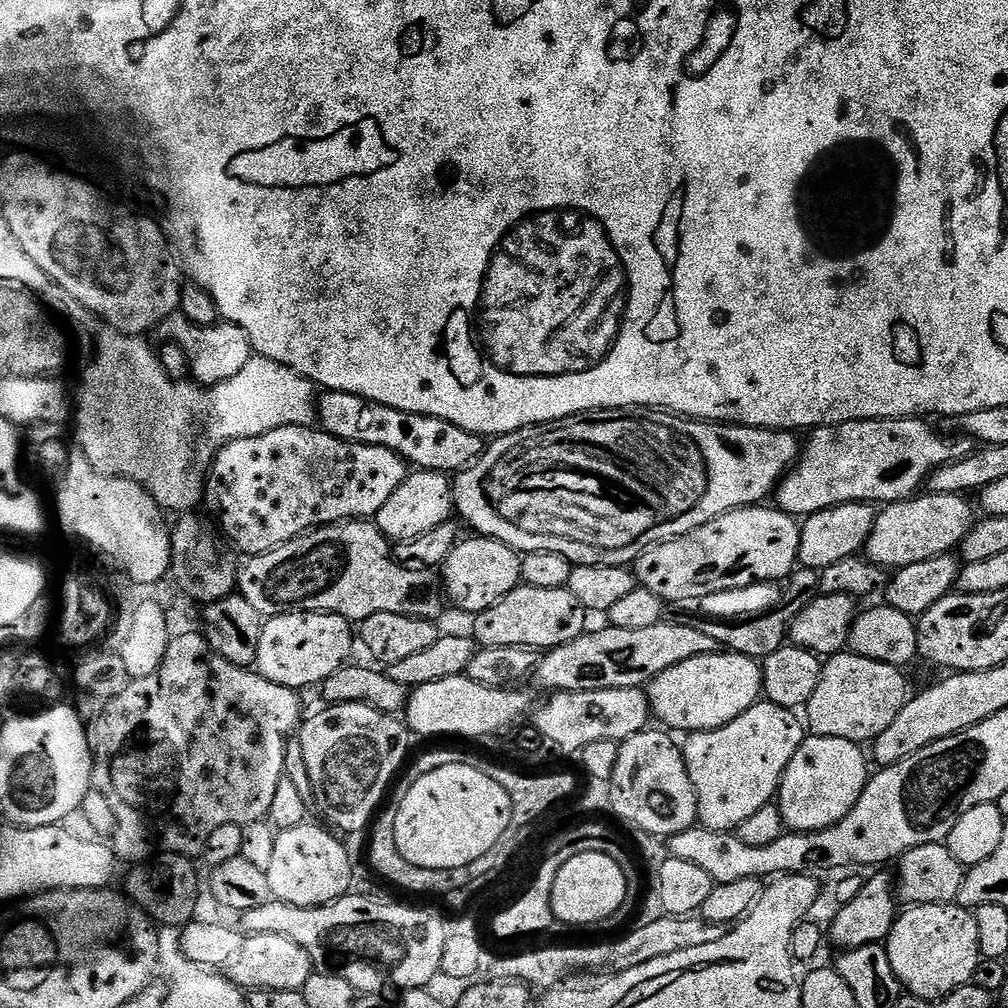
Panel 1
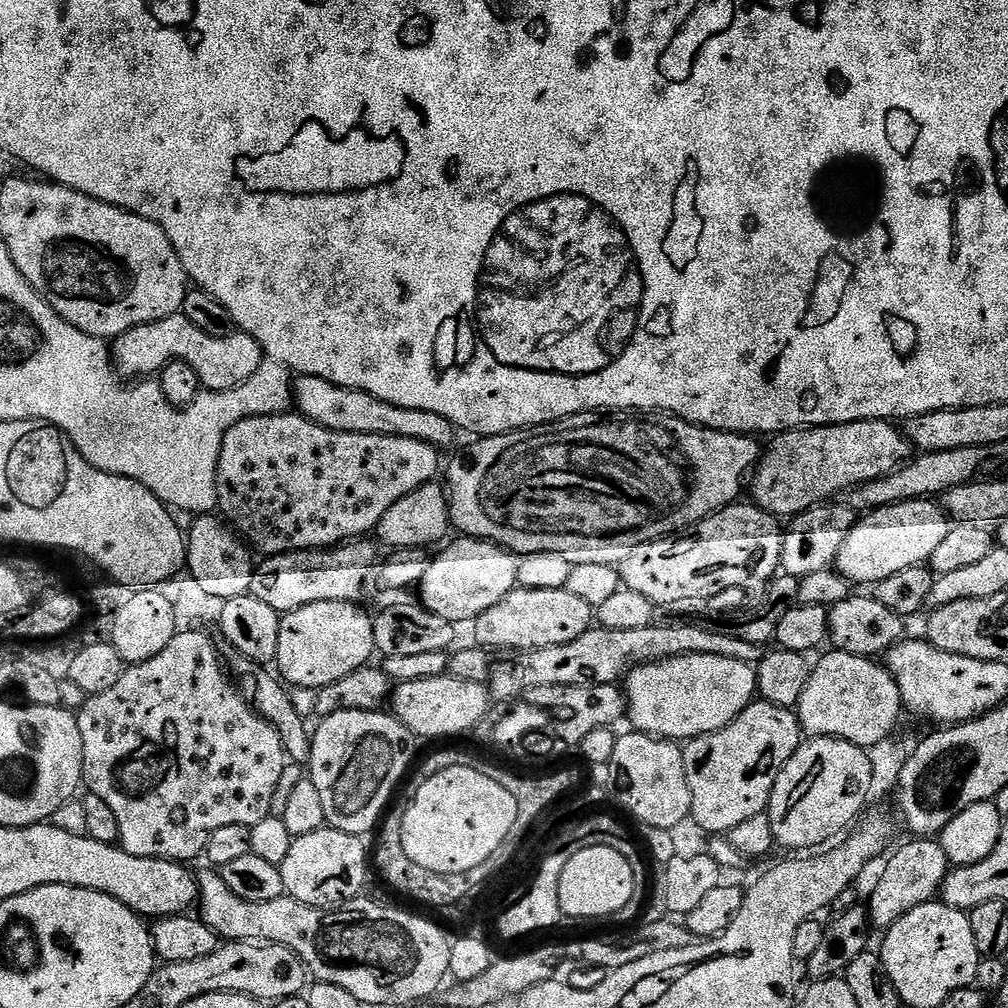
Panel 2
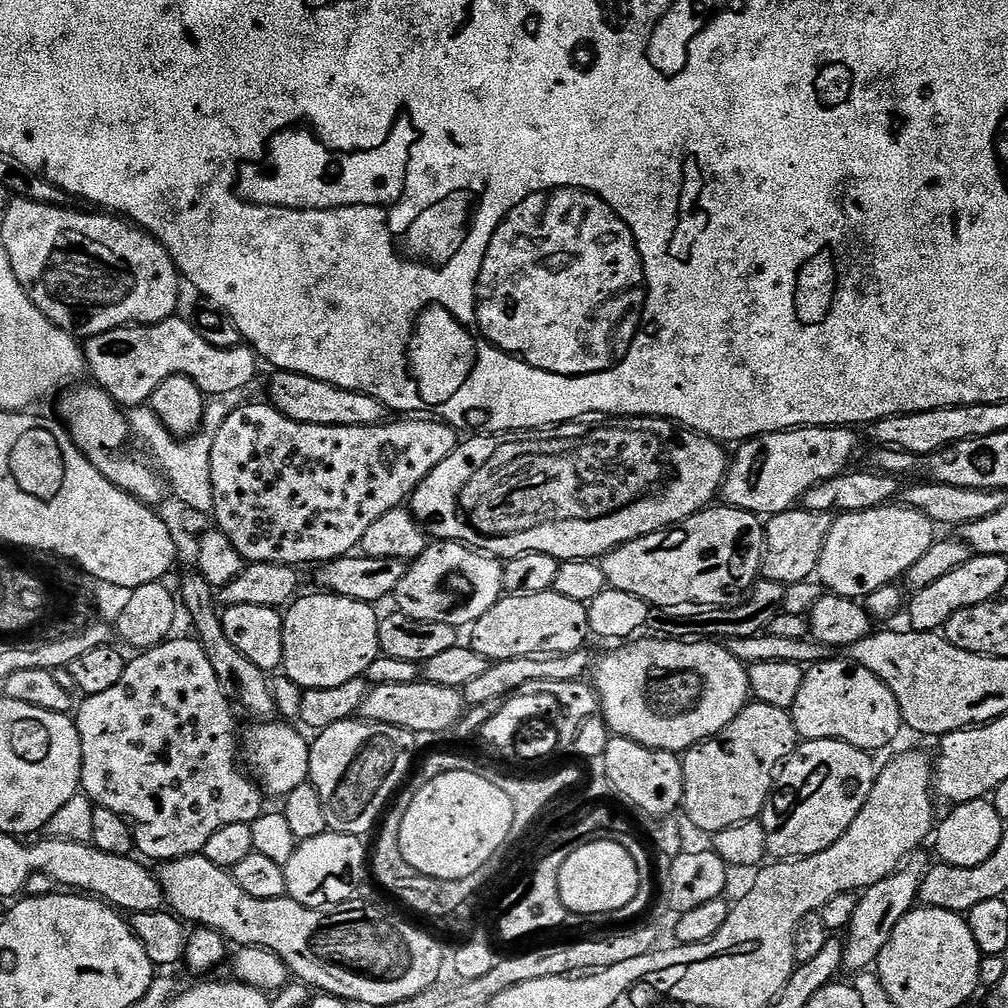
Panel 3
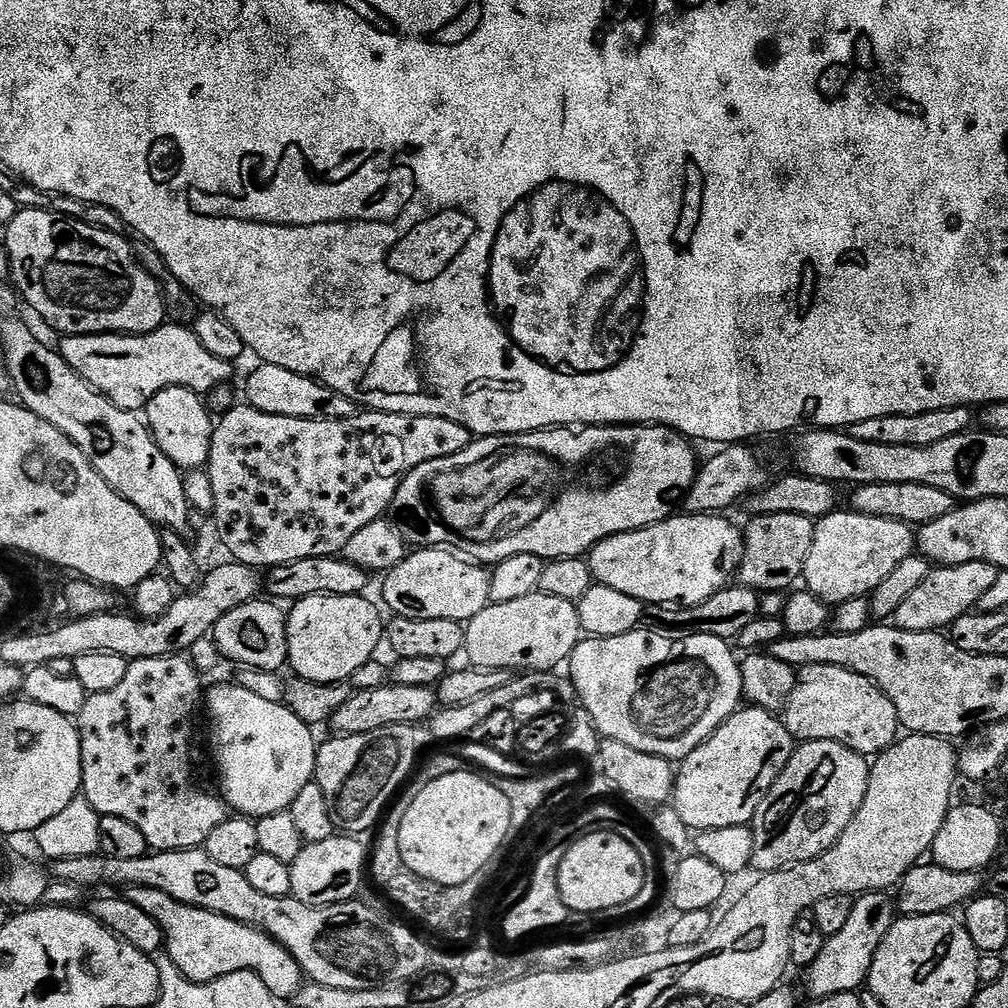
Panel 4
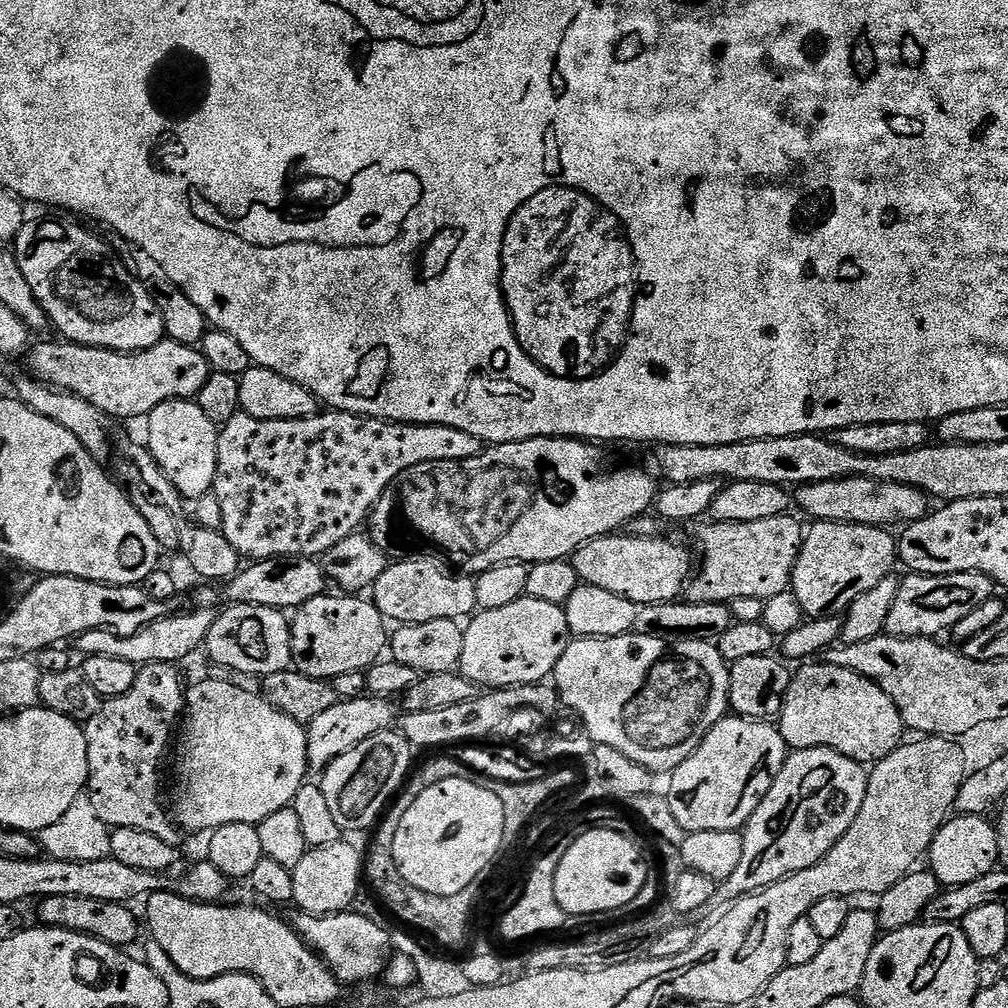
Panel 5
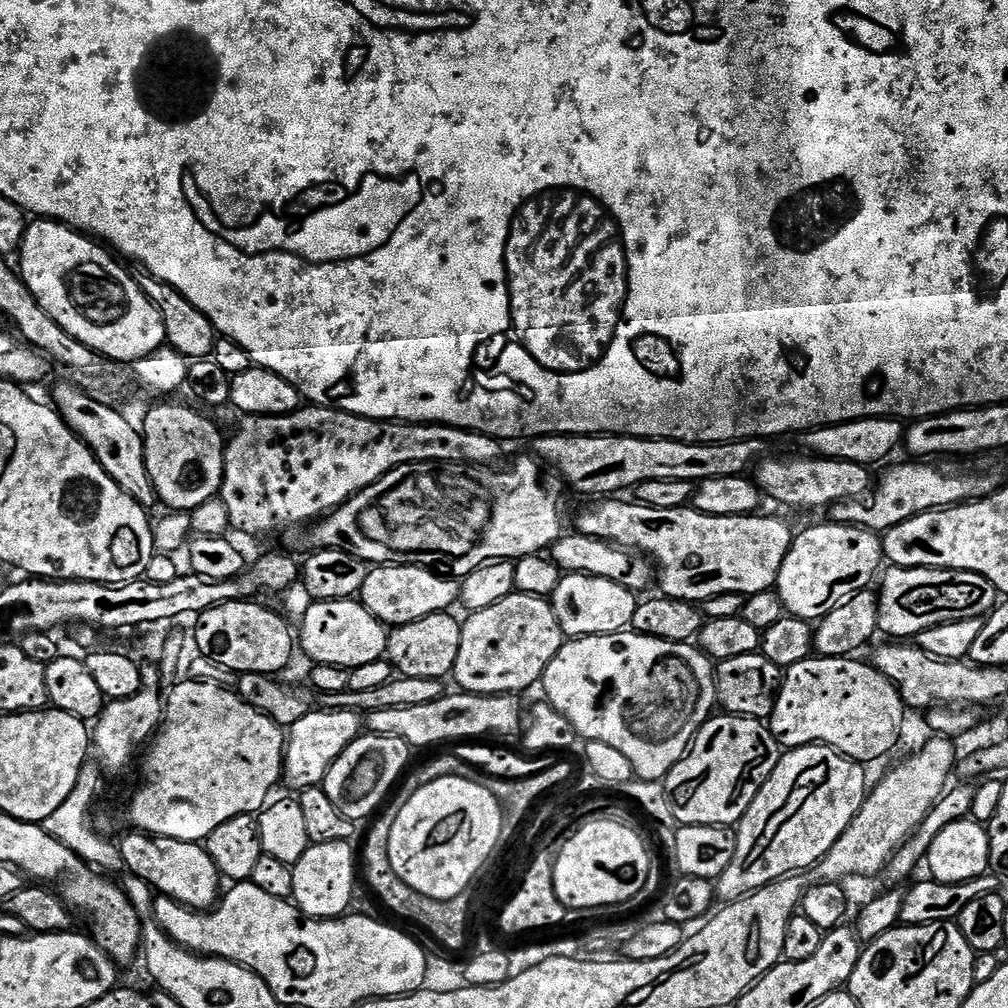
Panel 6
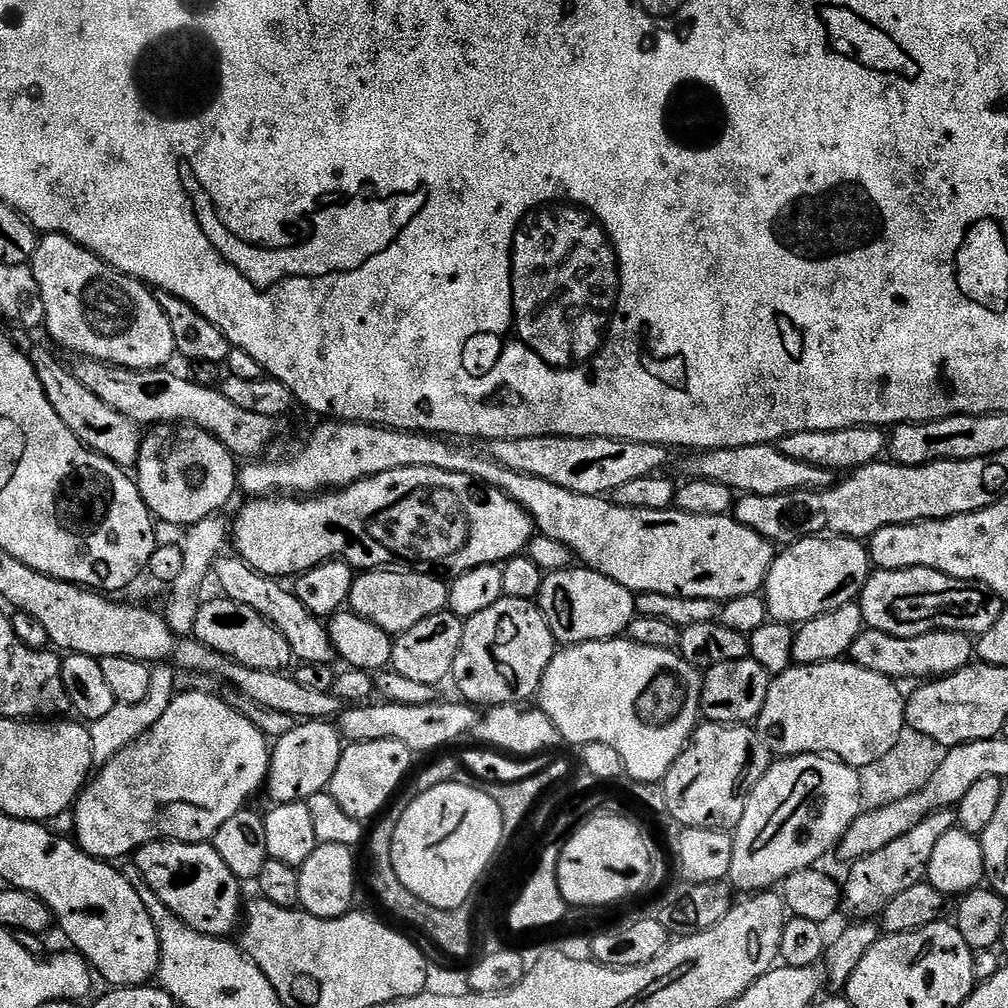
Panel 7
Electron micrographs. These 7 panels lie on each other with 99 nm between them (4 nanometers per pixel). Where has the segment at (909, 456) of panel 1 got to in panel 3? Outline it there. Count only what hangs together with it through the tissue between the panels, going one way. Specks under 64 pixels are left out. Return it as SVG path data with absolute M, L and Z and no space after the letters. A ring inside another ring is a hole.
M851 427L789 428L787 432L771 432L745 440L731 457L728 473L719 495L730 508L753 512L761 518L771 518L790 512L803 501L814 486L849 471L860 440Z

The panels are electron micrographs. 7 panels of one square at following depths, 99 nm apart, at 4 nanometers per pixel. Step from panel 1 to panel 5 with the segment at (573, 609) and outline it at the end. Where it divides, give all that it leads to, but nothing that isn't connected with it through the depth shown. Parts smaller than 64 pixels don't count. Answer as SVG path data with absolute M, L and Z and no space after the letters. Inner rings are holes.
M525 594L518 602L510 602L510 606L477 611L467 621L458 671L484 690L539 684L555 673L569 643L563 607Z

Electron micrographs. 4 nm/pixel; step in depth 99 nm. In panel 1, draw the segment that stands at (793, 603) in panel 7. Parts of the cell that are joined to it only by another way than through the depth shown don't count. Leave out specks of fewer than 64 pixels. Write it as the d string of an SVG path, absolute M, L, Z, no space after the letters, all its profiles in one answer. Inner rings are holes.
M916 494L907 500L897 500L881 507L872 533L868 535L868 559L886 569L895 570L951 553L963 542L974 523L974 504L968 500L971 499L963 495Z

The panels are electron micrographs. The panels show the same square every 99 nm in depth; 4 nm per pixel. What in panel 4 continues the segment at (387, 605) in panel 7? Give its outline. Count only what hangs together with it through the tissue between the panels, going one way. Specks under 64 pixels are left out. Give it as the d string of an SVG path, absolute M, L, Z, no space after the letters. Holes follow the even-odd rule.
M422 548L412 550L405 555L404 561L394 566L383 577L384 600L392 611L393 617L402 618L450 618L467 622L473 620L490 603L490 572L487 567L461 558L455 551L442 548Z

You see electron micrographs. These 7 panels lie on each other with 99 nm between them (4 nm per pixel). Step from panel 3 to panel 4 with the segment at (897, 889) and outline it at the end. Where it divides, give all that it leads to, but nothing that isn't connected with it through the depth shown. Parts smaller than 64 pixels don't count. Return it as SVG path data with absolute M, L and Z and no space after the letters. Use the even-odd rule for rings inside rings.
M887 891L865 892L855 897L854 914L850 914L846 926L842 926L838 934L825 939L822 954L818 954L818 958L814 958L814 962L806 969L809 997L856 992L865 987L874 954L878 946L882 946L882 938L886 938L893 920L898 916L893 897L891 900L888 895Z

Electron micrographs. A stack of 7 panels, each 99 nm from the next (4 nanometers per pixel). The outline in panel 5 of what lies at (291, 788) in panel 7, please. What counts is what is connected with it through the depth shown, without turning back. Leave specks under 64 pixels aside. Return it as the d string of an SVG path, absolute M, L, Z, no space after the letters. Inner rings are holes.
M365 694L355 696L352 700L337 699L330 710L322 710L318 718L314 718L307 724L308 733L308 767L312 770L327 768L331 760L336 760L346 750L358 746L366 738L370 738L379 732L387 732L397 723L398 713L391 699L383 696Z

